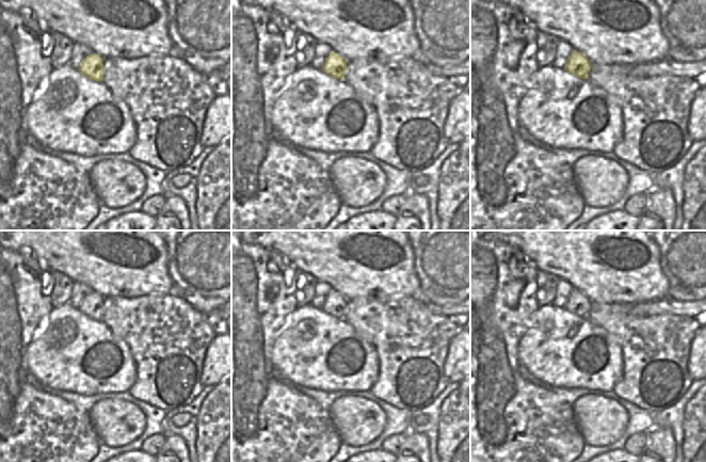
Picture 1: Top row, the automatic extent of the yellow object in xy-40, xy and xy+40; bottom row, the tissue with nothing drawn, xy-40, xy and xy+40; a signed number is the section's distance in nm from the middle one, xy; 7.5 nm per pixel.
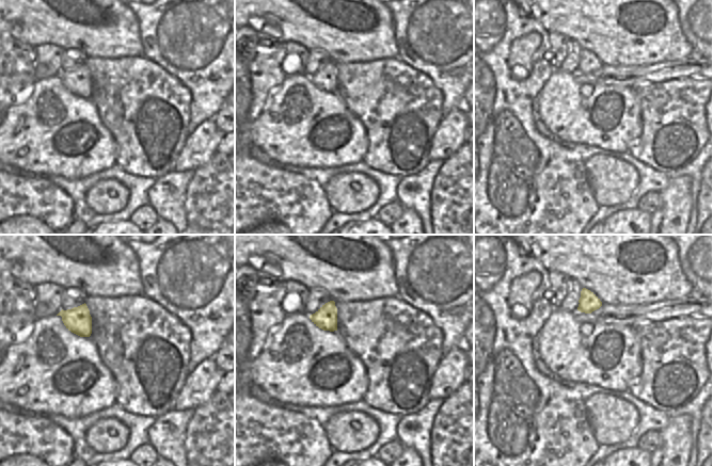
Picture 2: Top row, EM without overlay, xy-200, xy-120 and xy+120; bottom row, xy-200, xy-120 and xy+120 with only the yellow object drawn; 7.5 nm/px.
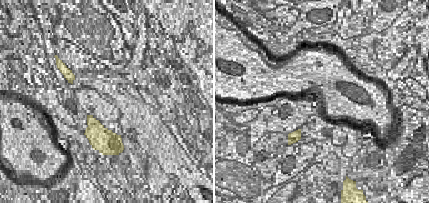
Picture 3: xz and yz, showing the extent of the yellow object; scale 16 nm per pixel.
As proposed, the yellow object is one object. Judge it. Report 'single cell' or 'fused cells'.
fused cells

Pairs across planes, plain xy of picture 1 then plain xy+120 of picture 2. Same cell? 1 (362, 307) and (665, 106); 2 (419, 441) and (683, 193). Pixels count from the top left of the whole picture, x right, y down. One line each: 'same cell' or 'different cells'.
1: same cell
2: same cell

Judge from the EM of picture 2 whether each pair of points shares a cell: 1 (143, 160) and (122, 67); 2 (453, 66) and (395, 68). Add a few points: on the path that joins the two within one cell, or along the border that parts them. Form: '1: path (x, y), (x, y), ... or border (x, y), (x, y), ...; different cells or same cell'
1: path (137, 137), (128, 122), (126, 91); same cell
2: border (397, 59), (418, 69), (432, 82); different cells

